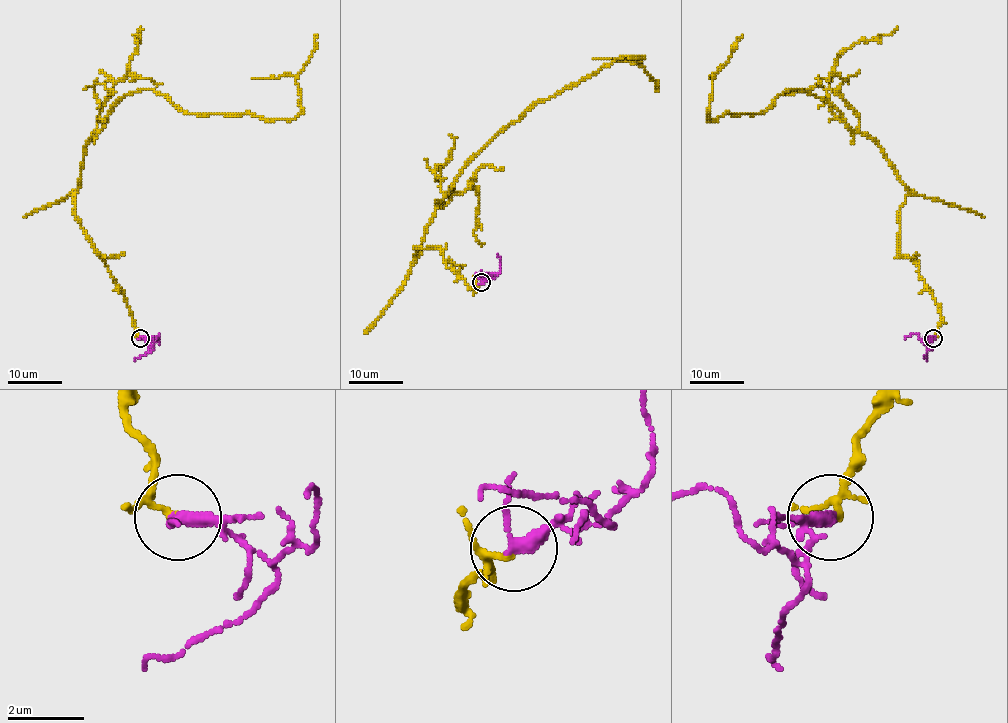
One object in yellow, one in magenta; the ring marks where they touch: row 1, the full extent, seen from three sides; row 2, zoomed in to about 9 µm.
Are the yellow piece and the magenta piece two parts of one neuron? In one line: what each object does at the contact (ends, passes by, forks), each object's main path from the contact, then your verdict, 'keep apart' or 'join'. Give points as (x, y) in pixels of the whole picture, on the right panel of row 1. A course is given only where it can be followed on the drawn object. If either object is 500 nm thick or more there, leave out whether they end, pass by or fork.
yellow passes by; magenta passes by; yellow runs (933, 338), (941, 312), (899, 253), (907, 189), (873, 140), (793, 88), (762, 113), (707, 119), (743, 35); magenta runs (933, 338), (929, 344), (918, 334), (911, 334), (906, 340); join

